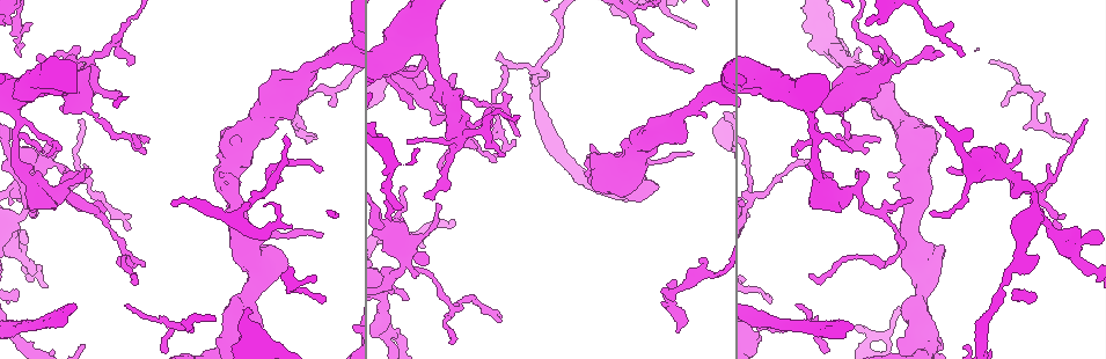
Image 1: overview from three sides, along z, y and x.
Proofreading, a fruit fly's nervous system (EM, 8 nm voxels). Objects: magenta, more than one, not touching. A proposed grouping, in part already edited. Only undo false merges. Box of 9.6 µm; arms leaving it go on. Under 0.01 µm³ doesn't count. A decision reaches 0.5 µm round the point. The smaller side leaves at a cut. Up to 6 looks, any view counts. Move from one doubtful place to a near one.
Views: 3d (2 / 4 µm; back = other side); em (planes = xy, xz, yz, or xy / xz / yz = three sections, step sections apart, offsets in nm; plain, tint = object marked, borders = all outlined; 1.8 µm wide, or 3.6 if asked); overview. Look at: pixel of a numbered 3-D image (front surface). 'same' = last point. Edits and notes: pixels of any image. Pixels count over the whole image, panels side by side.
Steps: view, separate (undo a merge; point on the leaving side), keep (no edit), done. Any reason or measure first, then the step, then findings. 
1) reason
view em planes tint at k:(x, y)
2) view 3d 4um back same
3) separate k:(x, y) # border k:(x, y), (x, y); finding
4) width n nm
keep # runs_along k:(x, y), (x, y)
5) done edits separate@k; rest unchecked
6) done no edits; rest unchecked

view em 3.6um planes plain at 1:(412, 243)

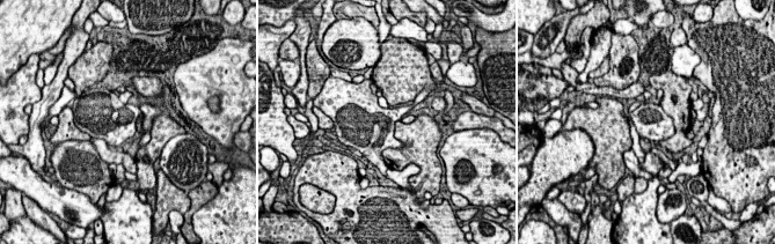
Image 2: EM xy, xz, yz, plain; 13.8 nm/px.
view em 3.6um planes tint same

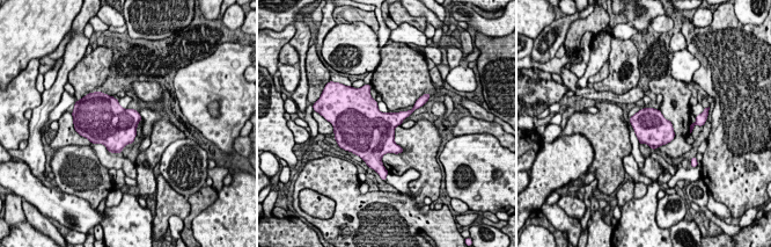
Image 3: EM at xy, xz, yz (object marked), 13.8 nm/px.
keep # all the same cell

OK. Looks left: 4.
thin neck
view em planes tint at 1:(456, 133)

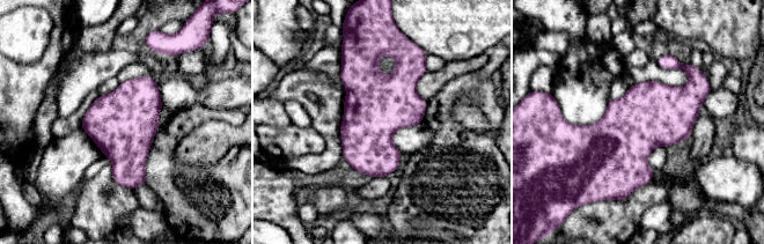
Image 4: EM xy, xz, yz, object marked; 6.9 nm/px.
keep # continuous, no second cell

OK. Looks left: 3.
three-way junction
view em 3.6um planes tint at 1:(918, 322)

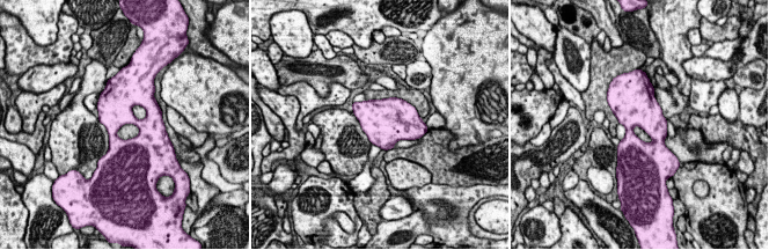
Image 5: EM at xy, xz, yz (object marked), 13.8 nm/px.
keep # continuous, no second cell

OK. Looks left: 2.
done no edits; rest unchecked

